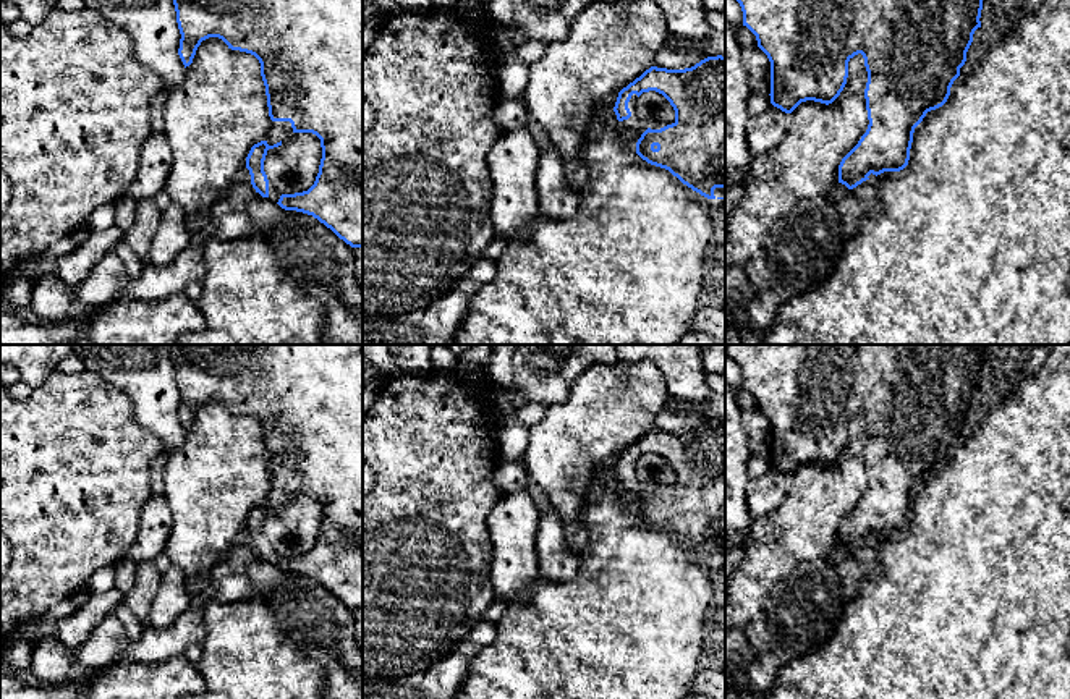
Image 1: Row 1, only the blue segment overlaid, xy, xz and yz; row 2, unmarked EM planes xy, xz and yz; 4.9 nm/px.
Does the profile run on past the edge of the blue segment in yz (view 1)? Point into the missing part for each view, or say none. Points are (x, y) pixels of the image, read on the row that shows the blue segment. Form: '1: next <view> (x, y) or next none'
1: next none

